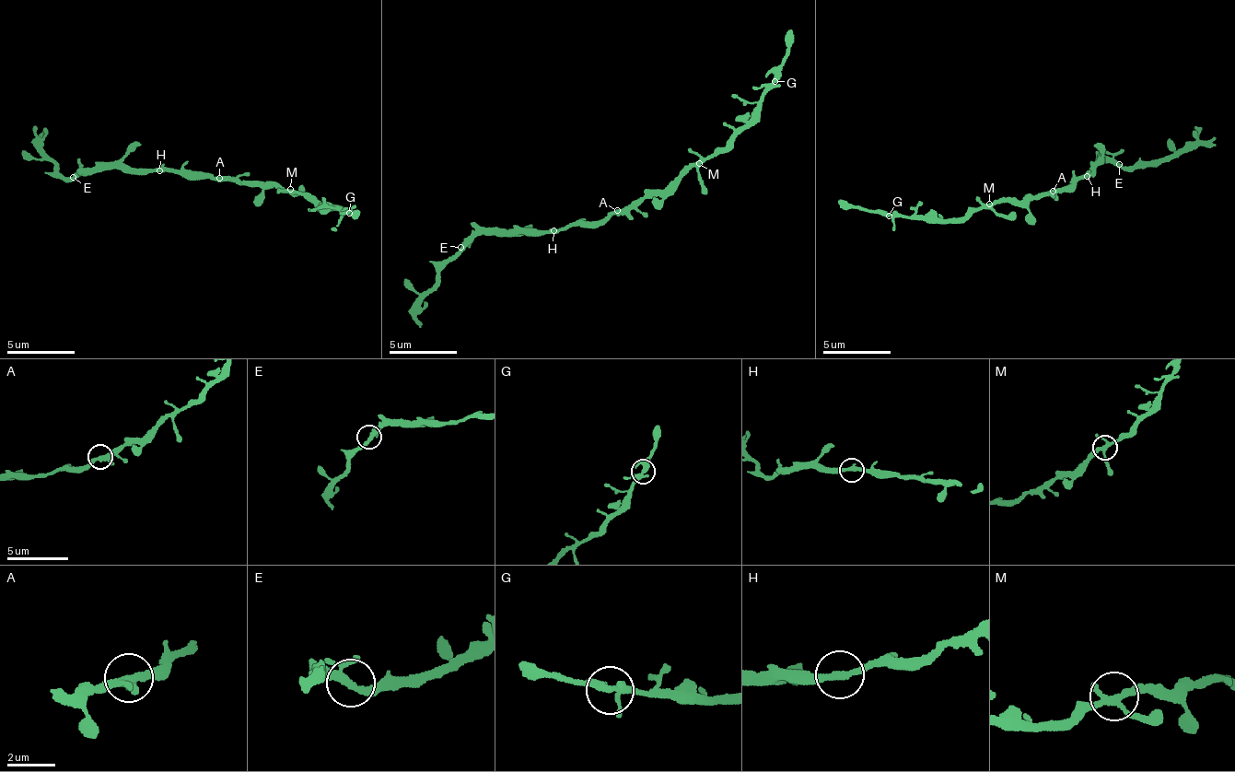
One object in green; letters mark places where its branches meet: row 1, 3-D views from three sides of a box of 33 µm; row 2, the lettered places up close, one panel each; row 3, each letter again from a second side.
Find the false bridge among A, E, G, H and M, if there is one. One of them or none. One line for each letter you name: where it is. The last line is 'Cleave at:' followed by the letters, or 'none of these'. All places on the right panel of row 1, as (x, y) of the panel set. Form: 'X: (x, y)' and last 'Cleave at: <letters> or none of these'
Cleave at: none of these

